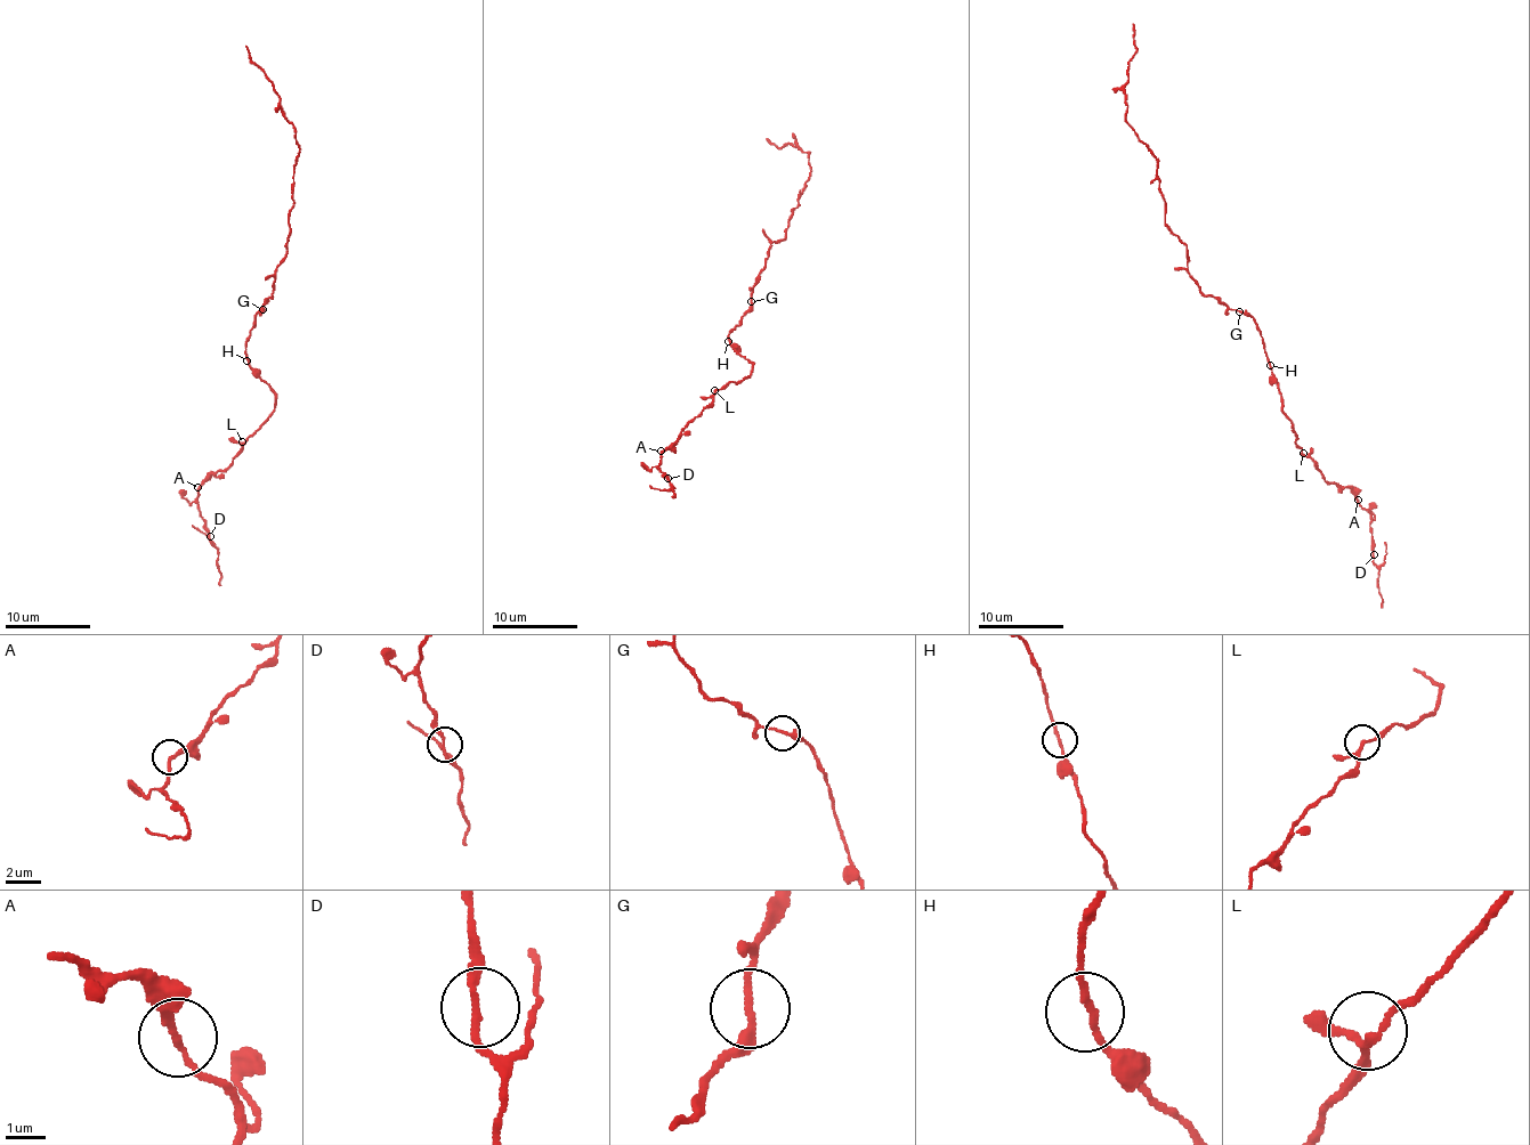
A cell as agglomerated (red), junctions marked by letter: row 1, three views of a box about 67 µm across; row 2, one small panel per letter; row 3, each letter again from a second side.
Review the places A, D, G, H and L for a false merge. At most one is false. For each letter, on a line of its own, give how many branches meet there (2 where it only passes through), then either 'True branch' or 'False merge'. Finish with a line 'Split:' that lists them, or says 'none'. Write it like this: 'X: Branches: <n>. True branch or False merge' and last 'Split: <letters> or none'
A: Branches: 2. True branch
D: Branches: 2. True branch
G: Branches: 2. True branch
H: Branches: 2. True branch
L: Branches: 3. True branch
Split: none

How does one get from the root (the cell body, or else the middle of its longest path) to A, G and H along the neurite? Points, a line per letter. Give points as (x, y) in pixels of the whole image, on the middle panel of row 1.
A: (743, 317), (729, 331), (728, 339), (753, 364), (752, 373), (717, 390), (681, 436), (661, 451)
G: (743, 317), (752, 301)
H: (743, 317), (729, 331), (728, 341)

